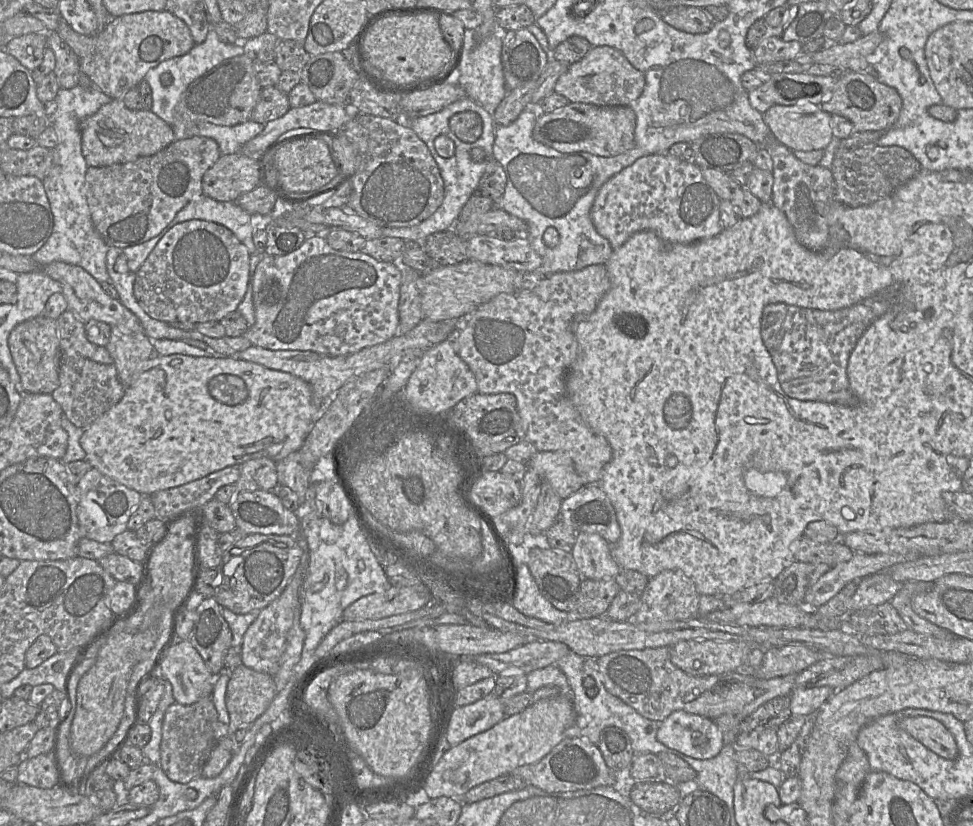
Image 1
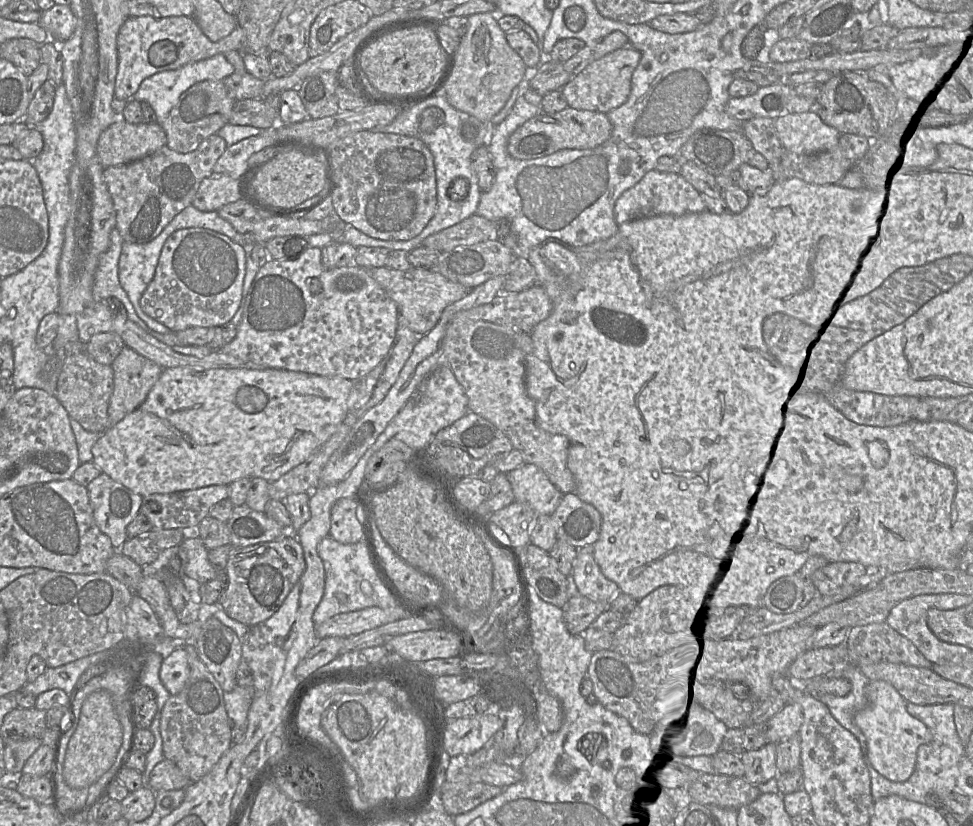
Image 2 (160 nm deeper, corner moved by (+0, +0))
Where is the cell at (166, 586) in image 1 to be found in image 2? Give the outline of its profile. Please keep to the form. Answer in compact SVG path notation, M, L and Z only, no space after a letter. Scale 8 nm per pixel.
M105 690L92 692L81 707L77 727L71 736L63 764L63 778L73 789L88 788L107 772L117 757L122 744L122 726Z

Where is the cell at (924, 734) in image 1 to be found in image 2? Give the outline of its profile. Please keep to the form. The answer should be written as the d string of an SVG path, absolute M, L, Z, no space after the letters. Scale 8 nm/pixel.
M870 680L867 686L867 703L856 712L854 722L866 738L868 759L873 768L892 782L904 782L913 773L917 750L932 740L932 732L906 709L907 701L888 682Z

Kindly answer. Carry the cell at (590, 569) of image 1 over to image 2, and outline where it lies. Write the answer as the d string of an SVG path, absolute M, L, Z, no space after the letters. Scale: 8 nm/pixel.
M587 545L578 549L570 577L574 582L574 587L577 592L593 601L610 603L620 593L617 584L607 579L601 572L600 567L594 558L593 545Z

